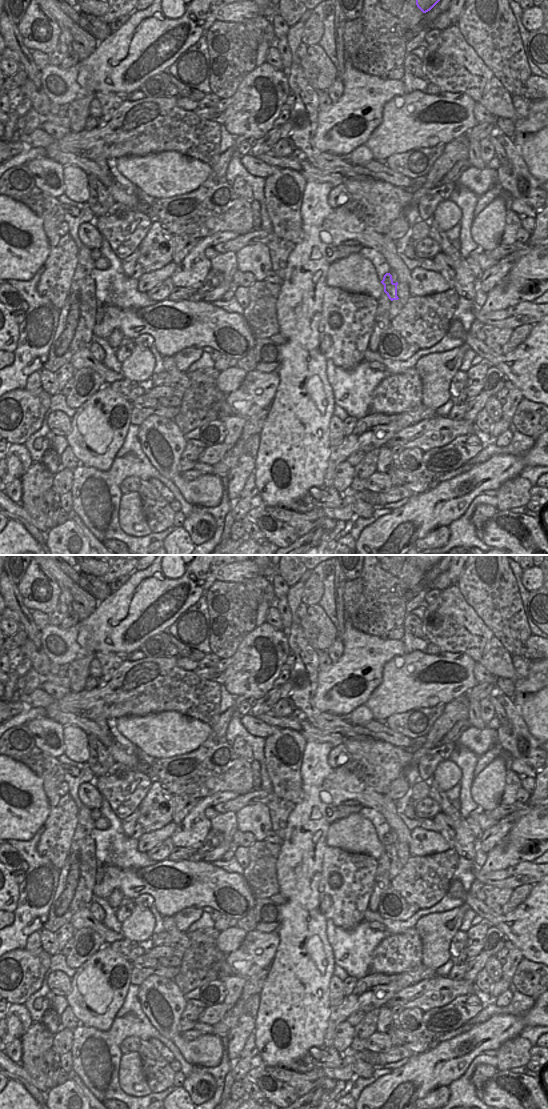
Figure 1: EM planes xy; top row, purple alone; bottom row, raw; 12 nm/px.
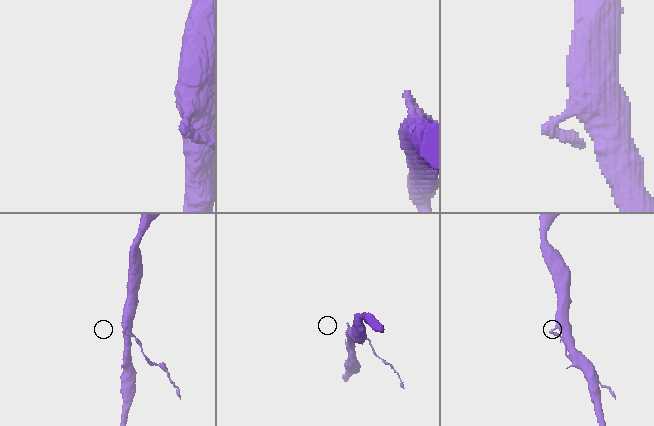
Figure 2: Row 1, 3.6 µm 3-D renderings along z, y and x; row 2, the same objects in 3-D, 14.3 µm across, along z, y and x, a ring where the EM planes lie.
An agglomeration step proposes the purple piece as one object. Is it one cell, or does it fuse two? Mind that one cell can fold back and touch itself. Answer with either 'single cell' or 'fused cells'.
fused cells

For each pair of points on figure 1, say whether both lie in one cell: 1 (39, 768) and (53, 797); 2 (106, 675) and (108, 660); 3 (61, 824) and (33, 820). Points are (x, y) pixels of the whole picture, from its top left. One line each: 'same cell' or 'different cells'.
1: same cell
2: same cell
3: different cells

